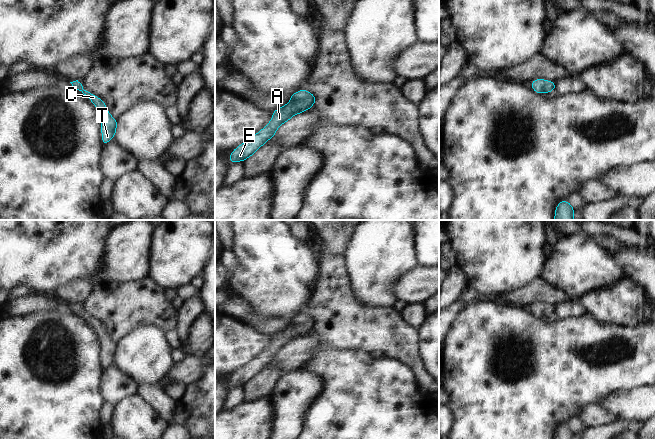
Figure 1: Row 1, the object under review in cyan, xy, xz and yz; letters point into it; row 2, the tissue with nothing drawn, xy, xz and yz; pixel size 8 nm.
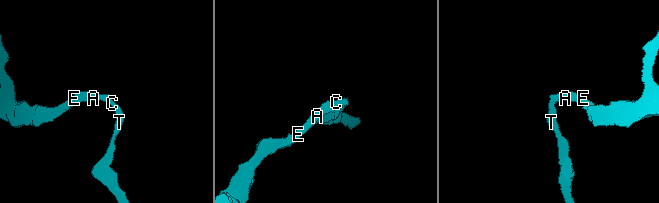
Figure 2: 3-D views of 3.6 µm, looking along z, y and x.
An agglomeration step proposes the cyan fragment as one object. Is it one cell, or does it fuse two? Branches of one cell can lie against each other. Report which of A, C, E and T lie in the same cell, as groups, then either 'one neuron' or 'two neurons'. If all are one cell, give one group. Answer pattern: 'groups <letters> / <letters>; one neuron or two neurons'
groups A C E T; one neuron

